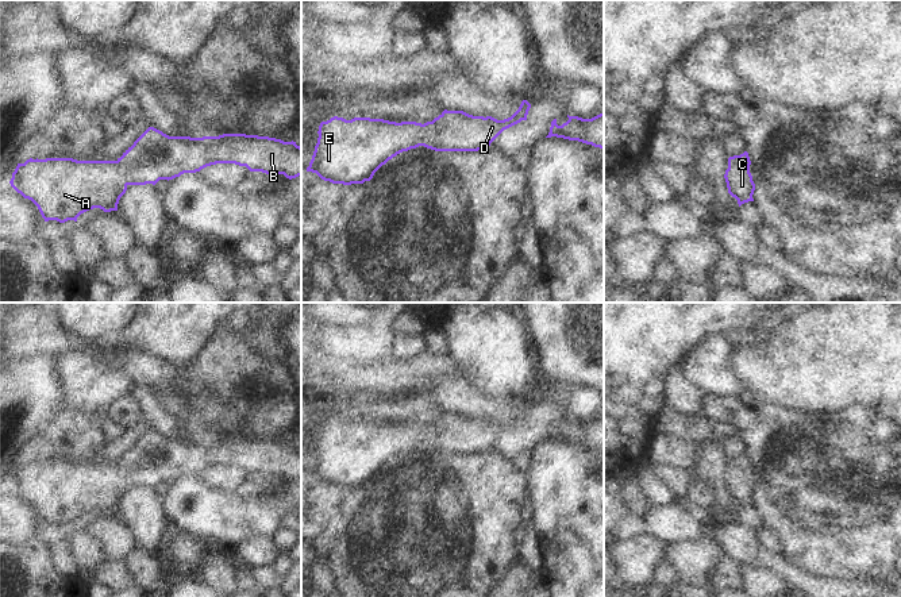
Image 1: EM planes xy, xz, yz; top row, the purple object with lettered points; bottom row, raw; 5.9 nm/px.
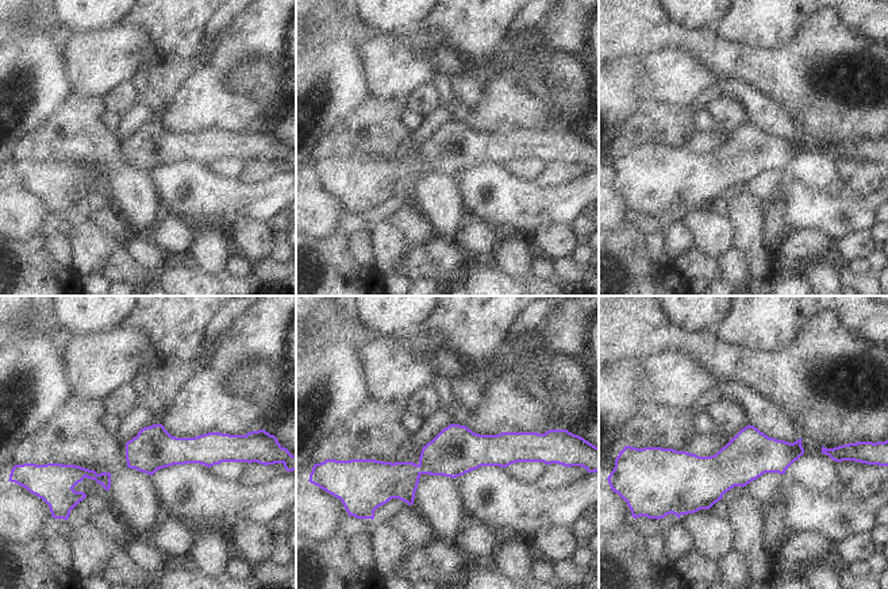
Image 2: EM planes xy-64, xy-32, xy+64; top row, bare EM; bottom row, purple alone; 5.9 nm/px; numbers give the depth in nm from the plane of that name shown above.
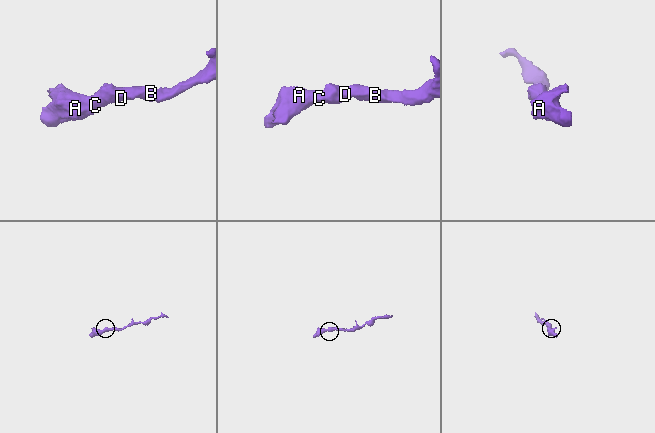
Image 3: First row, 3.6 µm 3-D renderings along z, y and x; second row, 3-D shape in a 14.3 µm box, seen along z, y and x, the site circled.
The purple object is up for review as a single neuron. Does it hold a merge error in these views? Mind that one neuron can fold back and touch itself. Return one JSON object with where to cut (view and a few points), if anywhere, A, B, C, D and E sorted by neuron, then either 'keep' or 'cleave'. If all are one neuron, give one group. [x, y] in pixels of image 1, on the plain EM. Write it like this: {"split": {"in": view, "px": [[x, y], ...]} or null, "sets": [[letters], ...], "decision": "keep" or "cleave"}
{"split": null, "sets": [["A", "B", "C", "D", "E"]], "decision": "keep"}

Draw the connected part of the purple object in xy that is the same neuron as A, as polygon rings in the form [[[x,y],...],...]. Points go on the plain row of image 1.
[[[149,430],[131,450],[116,463],[77,463],[73,461],[27,462],[18,466],[11,489],[24,501],[31,502],[39,512],[45,524],[68,523],[93,511],[104,515],[118,513],[120,500],[128,488],[155,488],[159,482],[173,482],[184,475],[196,475],[216,466],[235,466],[246,469],[250,474],[262,474],[269,478],[284,477],[292,482],[301,478],[301,450],[296,444],[246,438],[223,436],[219,439],[169,439]]]

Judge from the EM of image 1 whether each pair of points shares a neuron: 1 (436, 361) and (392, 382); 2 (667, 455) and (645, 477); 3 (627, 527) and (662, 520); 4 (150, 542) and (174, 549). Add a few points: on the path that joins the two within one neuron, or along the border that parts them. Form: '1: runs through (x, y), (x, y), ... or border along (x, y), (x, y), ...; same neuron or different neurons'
1: runs through (426, 368), (409, 377), (403, 377); same neuron
2: border along (646, 453), (655, 465); different neurons
3: border along (643, 517), (646, 532); different neurons
4: border along (173, 528), (162, 553); different neurons

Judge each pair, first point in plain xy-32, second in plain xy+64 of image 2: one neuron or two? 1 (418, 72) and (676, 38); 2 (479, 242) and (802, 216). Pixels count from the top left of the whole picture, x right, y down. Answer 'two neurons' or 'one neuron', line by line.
1: two neurons
2: two neurons

